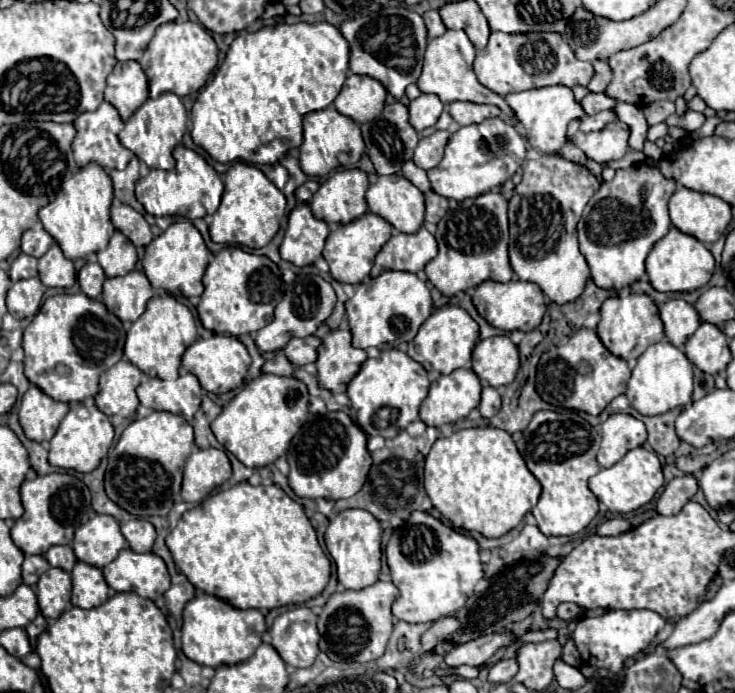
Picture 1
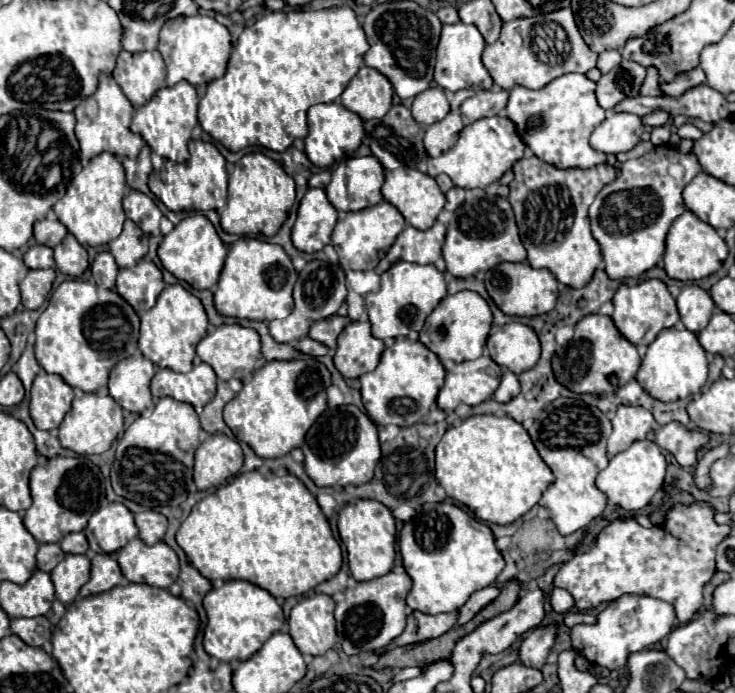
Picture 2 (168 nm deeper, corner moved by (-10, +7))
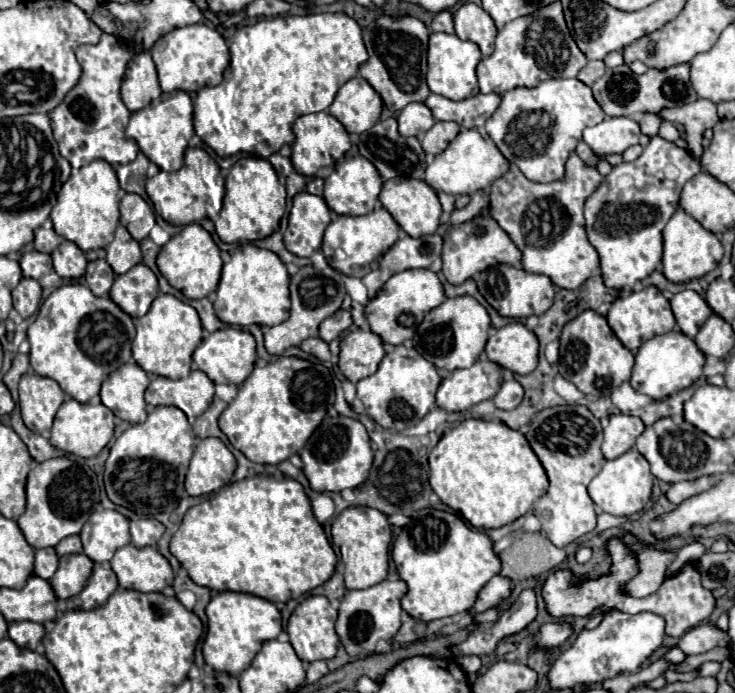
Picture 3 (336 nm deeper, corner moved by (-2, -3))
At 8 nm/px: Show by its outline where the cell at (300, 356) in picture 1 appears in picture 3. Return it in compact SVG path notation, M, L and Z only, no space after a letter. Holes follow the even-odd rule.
M338 310L334 316L330 316L328 320L324 320L324 324L320 324L320 338L326 340L326 342L332 342L350 324L352 324L350 310Z

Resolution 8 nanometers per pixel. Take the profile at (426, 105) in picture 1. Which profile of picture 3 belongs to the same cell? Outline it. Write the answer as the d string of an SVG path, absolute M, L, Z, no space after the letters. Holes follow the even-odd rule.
M410 102L398 114L398 132L402 136L422 136L436 124L432 112L422 102Z

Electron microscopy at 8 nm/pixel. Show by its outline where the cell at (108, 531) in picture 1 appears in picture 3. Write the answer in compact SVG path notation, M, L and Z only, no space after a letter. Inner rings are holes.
M116 510L94 512L80 532L84 554L94 562L112 560L114 552L130 544L128 518Z

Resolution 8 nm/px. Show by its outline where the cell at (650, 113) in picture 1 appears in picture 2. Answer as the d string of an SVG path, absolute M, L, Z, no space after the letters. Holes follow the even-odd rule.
M656 110L656 112L648 114L648 116L644 116L644 124L646 124L648 128L662 126L662 124L666 124L668 120L670 120L670 114L668 114L666 110Z

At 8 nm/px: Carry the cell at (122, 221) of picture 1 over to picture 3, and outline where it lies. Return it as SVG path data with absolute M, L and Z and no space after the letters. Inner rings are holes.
M124 194L120 202L120 222L124 228L128 228L130 236L140 242L152 230L152 226L156 224L156 218L144 198L136 194Z

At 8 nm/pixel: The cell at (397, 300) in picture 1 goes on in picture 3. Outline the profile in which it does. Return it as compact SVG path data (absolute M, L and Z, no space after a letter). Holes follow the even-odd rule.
M404 270L404 272L394 274L384 284L380 294L366 304L366 318L370 322L372 332L376 332L382 338L382 342L402 344L404 340L414 336L416 328L420 326L420 320L424 320L424 316L432 308L440 306L444 300L446 300L444 286L442 286L440 278L436 276L436 272L432 272L432 270Z

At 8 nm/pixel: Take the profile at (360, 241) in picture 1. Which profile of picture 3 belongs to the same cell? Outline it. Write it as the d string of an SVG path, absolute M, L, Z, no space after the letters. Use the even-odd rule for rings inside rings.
M382 206L364 216L336 216L324 232L322 252L334 270L346 276L362 278L380 262L384 252L398 240L398 230L398 222Z

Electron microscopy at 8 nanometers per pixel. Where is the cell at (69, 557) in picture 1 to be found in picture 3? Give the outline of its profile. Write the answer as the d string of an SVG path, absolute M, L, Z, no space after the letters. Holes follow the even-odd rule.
M74 534L74 536L68 536L68 538L60 540L60 544L56 546L56 552L58 552L58 556L64 556L64 554L80 554L82 552L80 536Z

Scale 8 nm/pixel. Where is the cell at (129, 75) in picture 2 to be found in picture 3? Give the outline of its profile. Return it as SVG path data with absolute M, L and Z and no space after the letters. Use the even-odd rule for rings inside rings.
M150 52L138 54L130 60L124 82L122 82L122 100L130 112L146 108L156 96L160 96L160 84L154 60Z

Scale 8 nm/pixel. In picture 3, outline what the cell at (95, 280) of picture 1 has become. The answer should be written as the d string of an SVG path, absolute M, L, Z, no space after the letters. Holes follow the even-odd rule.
M94 260L86 268L86 284L96 296L106 296L112 288L112 282L116 278L114 270L106 260Z

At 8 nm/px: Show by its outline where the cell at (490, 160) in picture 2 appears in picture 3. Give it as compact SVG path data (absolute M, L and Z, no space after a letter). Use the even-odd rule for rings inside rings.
M476 128L472 130L460 130L458 136L448 144L448 148L444 152L440 152L428 166L426 166L426 176L424 180L438 192L448 192L448 194L474 194L476 190L488 190L492 180L504 176L508 172L510 164L508 160L500 154L500 150L494 146L494 142L488 136L482 136Z

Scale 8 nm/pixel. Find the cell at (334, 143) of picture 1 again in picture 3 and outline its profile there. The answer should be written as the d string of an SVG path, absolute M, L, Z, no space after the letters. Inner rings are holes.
M316 112L316 114L300 116L294 122L292 132L294 132L296 140L292 144L292 156L290 156L290 160L294 164L294 170L298 174L304 174L304 176L316 176L322 168L332 168L336 164L336 160L340 160L348 152L348 148L350 148L348 132L328 112Z

